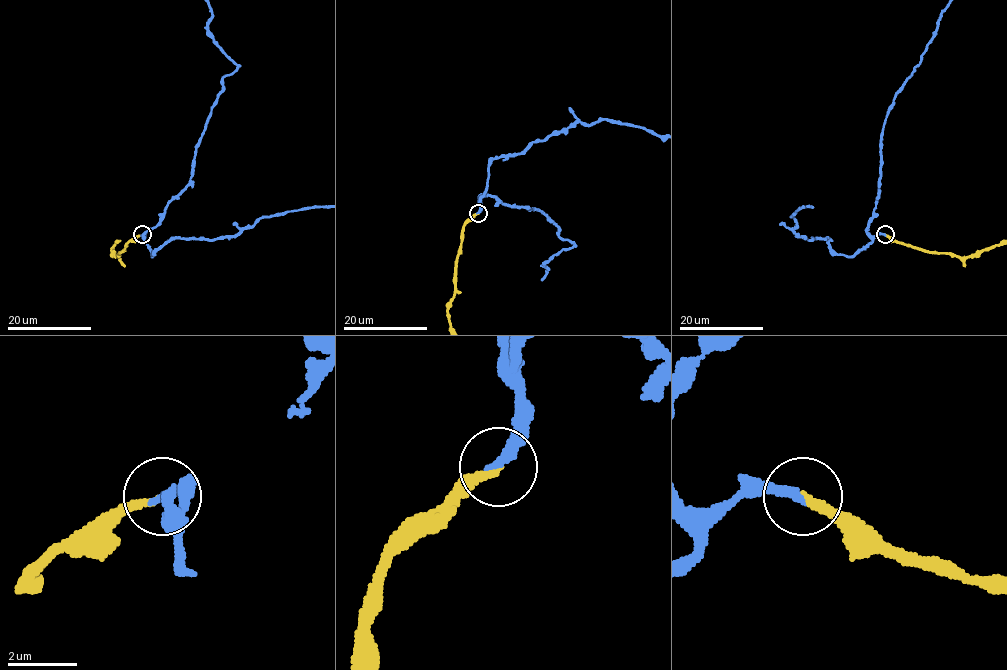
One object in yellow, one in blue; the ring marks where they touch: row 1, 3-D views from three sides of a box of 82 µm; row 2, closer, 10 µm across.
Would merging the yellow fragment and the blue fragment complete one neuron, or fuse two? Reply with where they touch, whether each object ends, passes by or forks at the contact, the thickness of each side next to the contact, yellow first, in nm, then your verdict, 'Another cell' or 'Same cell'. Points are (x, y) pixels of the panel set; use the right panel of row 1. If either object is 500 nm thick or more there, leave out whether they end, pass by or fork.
Place: (885, 234). At the ring yellow ends. At the ring blue ends. Thickness 200 nm (yellow) against 300 nm. Same cell

